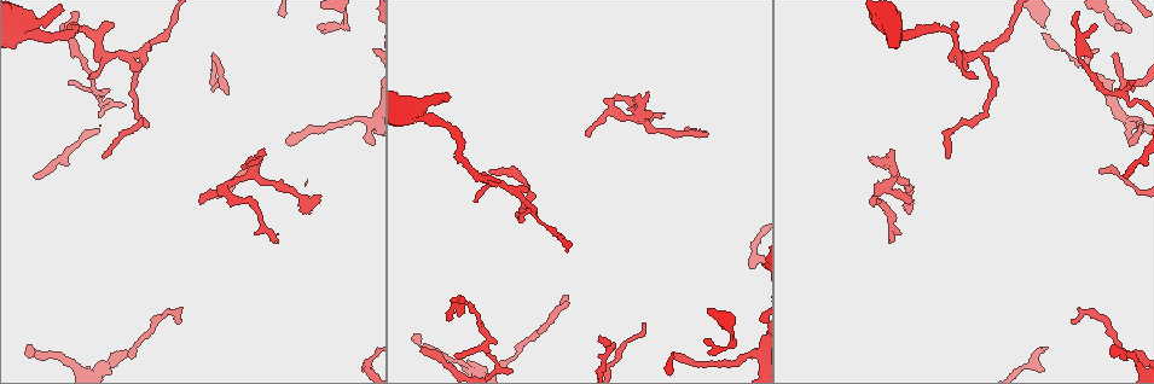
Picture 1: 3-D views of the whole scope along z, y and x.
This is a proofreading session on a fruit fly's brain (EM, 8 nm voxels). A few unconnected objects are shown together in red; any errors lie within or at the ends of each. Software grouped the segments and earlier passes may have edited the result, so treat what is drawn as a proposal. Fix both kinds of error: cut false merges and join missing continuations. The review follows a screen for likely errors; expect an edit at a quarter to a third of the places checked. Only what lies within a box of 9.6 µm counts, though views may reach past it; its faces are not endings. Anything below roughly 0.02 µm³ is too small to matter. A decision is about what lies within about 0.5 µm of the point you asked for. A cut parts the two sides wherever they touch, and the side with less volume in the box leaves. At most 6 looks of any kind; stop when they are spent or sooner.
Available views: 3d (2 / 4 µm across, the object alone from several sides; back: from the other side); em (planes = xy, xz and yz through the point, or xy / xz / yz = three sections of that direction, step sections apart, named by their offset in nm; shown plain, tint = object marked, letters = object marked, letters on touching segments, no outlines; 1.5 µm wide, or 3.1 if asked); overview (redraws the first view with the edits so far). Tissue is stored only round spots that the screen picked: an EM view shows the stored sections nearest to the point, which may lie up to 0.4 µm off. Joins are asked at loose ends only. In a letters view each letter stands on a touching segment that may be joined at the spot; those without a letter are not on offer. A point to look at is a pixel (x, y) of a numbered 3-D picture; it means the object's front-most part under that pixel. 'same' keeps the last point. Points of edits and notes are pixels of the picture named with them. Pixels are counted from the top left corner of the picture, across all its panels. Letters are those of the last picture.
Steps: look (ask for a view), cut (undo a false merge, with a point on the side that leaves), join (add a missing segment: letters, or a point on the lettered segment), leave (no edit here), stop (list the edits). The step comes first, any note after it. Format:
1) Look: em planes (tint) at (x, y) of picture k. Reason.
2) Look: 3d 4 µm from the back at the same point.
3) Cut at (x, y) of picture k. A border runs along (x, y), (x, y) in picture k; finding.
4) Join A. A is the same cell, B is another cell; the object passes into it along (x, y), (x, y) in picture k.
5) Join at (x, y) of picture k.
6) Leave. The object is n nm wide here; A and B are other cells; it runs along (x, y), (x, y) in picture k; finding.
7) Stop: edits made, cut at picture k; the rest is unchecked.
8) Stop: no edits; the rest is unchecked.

Look: 3d 2 µm at (68, 82) of picture 1. Free end.

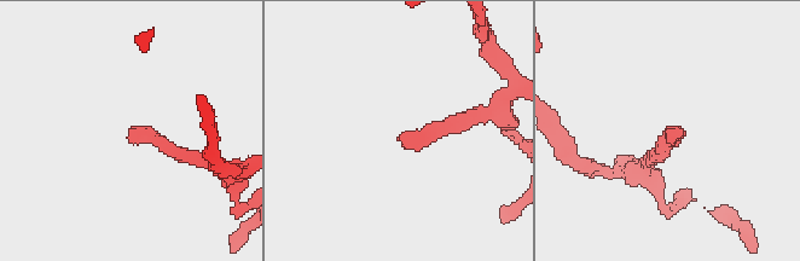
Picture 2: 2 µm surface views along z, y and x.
Look: em planes (tint) at (679, 132) of picture 2. Need the tissue.

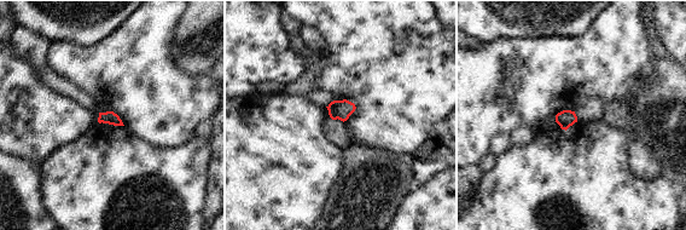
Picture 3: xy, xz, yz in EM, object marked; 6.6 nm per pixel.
Look: em planes (letters) at the same point. What lies round it.

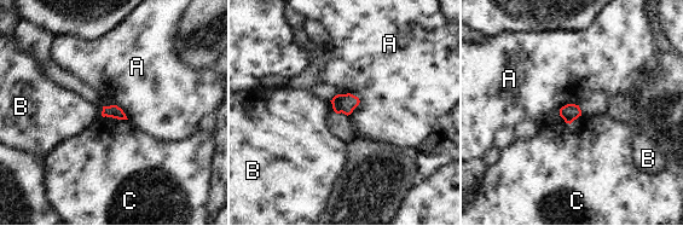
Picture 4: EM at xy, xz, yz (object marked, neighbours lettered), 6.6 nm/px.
Leave. A, B and C are other cells; a border runs along (337, 93), (358, 98), (349, 115) in picture 4; none of them fits.

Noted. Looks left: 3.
Look: 3d 4 µm at (277, 241) of picture 1. Thin end.

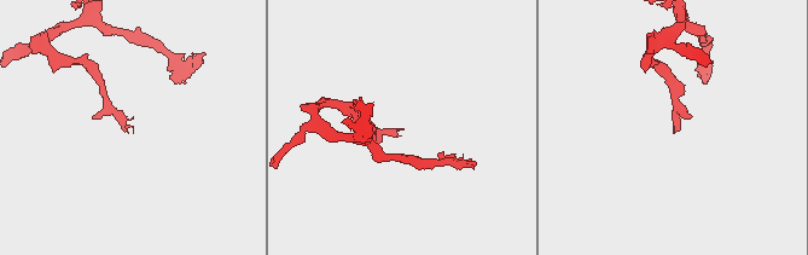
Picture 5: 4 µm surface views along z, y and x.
Look: em yz step 8 (tint) at (404, 130) of picture 5.

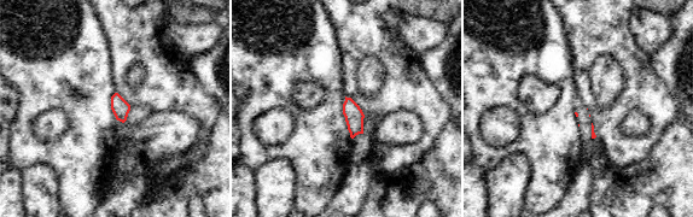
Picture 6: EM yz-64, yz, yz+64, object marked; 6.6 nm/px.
Look: em xy step 8 (letters) at the same point. Cut it another way.

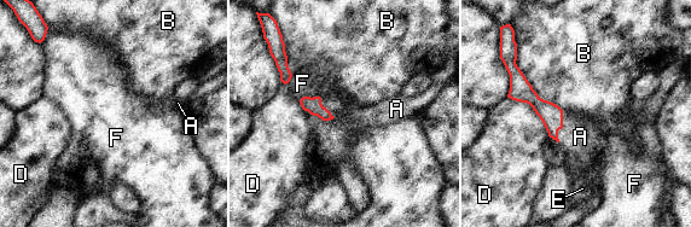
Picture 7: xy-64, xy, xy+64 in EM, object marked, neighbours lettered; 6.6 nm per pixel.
Join A. A is the same cell, B, D, E and F are other cells; it goes on there.

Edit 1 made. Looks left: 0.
Stop: edits made, join at picture 7; the rest is unchecked.

